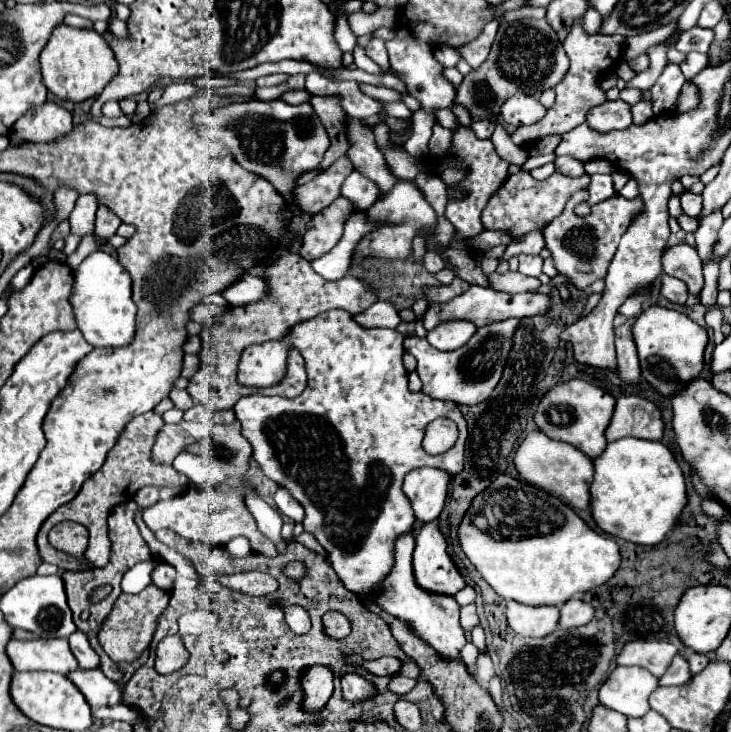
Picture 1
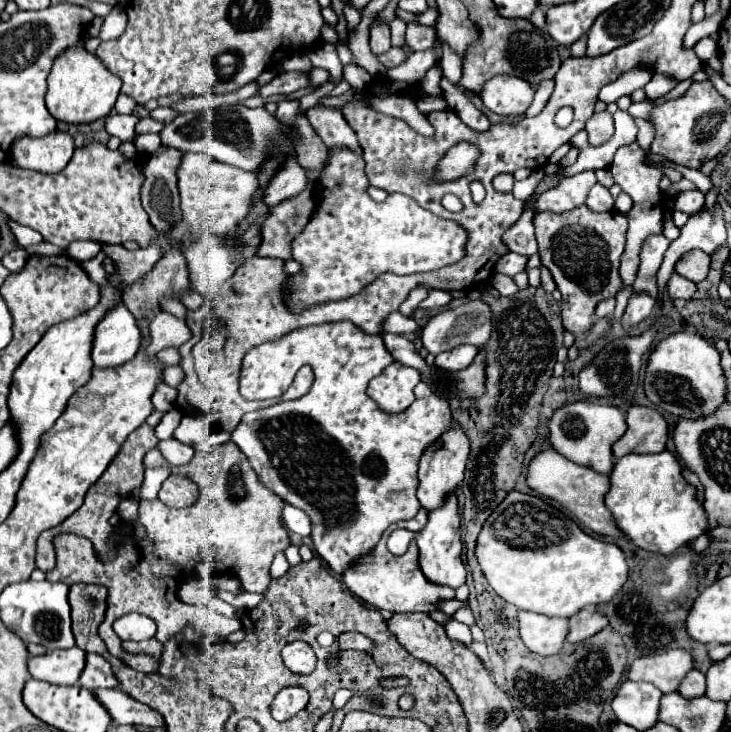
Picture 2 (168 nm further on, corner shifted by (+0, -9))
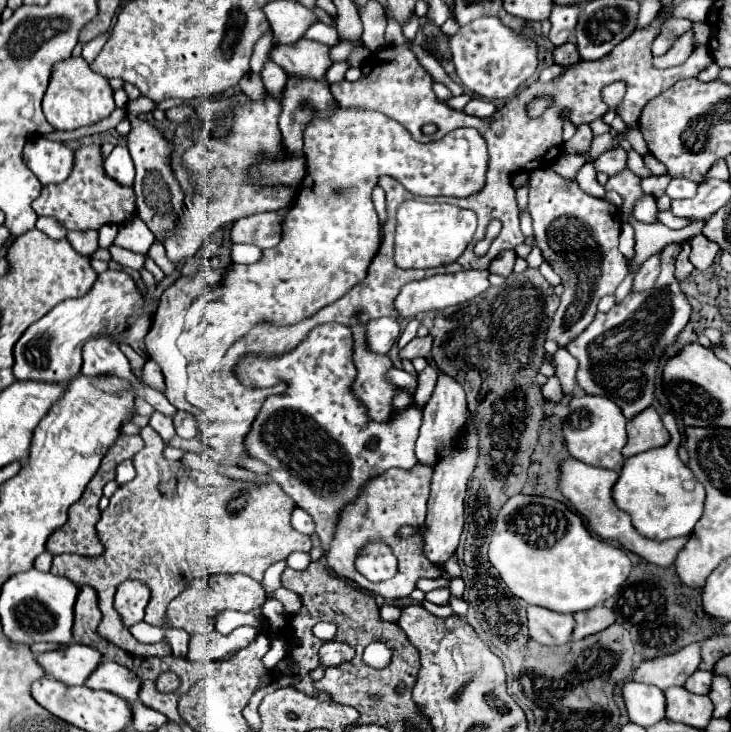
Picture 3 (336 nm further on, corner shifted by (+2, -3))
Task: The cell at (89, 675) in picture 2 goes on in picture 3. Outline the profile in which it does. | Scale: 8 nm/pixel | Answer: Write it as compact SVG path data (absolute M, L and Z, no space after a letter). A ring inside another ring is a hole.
M103 660L99 664L97 672L93 672L93 676L89 676L89 682L85 682L85 686L93 688L93 690L105 690L105 692L117 694L129 702L133 702L133 700L137 702L141 678L117 662Z

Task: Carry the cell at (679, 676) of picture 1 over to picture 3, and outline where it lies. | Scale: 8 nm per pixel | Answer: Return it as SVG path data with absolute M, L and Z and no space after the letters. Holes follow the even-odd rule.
M697 670L689 676L689 680L685 682L685 688L693 694L709 694L711 690L711 680L713 680L713 674L711 672L705 672L705 670Z

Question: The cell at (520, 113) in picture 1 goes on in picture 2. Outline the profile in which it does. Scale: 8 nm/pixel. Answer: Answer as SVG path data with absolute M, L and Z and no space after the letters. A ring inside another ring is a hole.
M495 76L485 86L479 98L483 104L501 116L525 116L527 108L533 102L533 88L529 82L523 82L515 76Z

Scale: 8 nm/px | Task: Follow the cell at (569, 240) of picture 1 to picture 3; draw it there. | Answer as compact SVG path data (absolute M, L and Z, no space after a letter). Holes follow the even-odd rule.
M547 166L531 172L529 214L533 218L535 244L541 248L543 258L563 278L565 286L561 304L551 320L551 326L545 330L545 340L565 346L591 324L599 300L605 294L613 294L629 272L627 260L617 248L621 212L611 202L581 192L575 180L565 180Z

